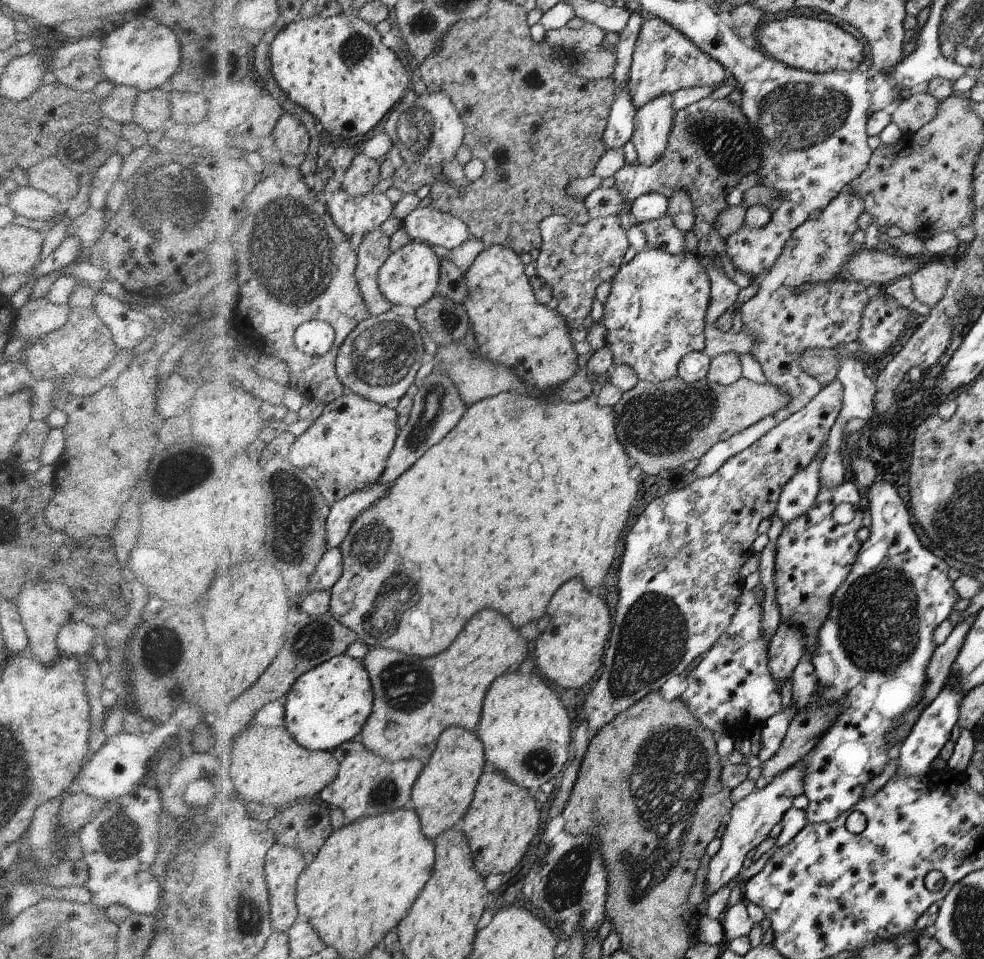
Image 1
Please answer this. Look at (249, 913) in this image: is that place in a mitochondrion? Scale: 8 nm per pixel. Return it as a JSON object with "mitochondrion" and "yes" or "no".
{"mitochondrion":"yes"}

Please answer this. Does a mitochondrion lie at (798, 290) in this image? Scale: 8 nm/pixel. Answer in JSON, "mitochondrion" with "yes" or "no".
{"mitochondrion":"no"}

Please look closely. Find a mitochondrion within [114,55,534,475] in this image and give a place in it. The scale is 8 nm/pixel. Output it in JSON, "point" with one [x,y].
{"point":[292,236]}

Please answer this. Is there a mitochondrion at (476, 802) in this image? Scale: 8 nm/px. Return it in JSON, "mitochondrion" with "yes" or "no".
{"mitochondrion":"no"}

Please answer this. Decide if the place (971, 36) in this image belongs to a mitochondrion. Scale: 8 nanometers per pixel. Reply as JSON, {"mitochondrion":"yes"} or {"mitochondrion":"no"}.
{"mitochondrion":"yes"}

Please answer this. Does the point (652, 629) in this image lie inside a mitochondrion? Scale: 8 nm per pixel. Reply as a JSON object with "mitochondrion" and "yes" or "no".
{"mitochondrion":"yes"}

